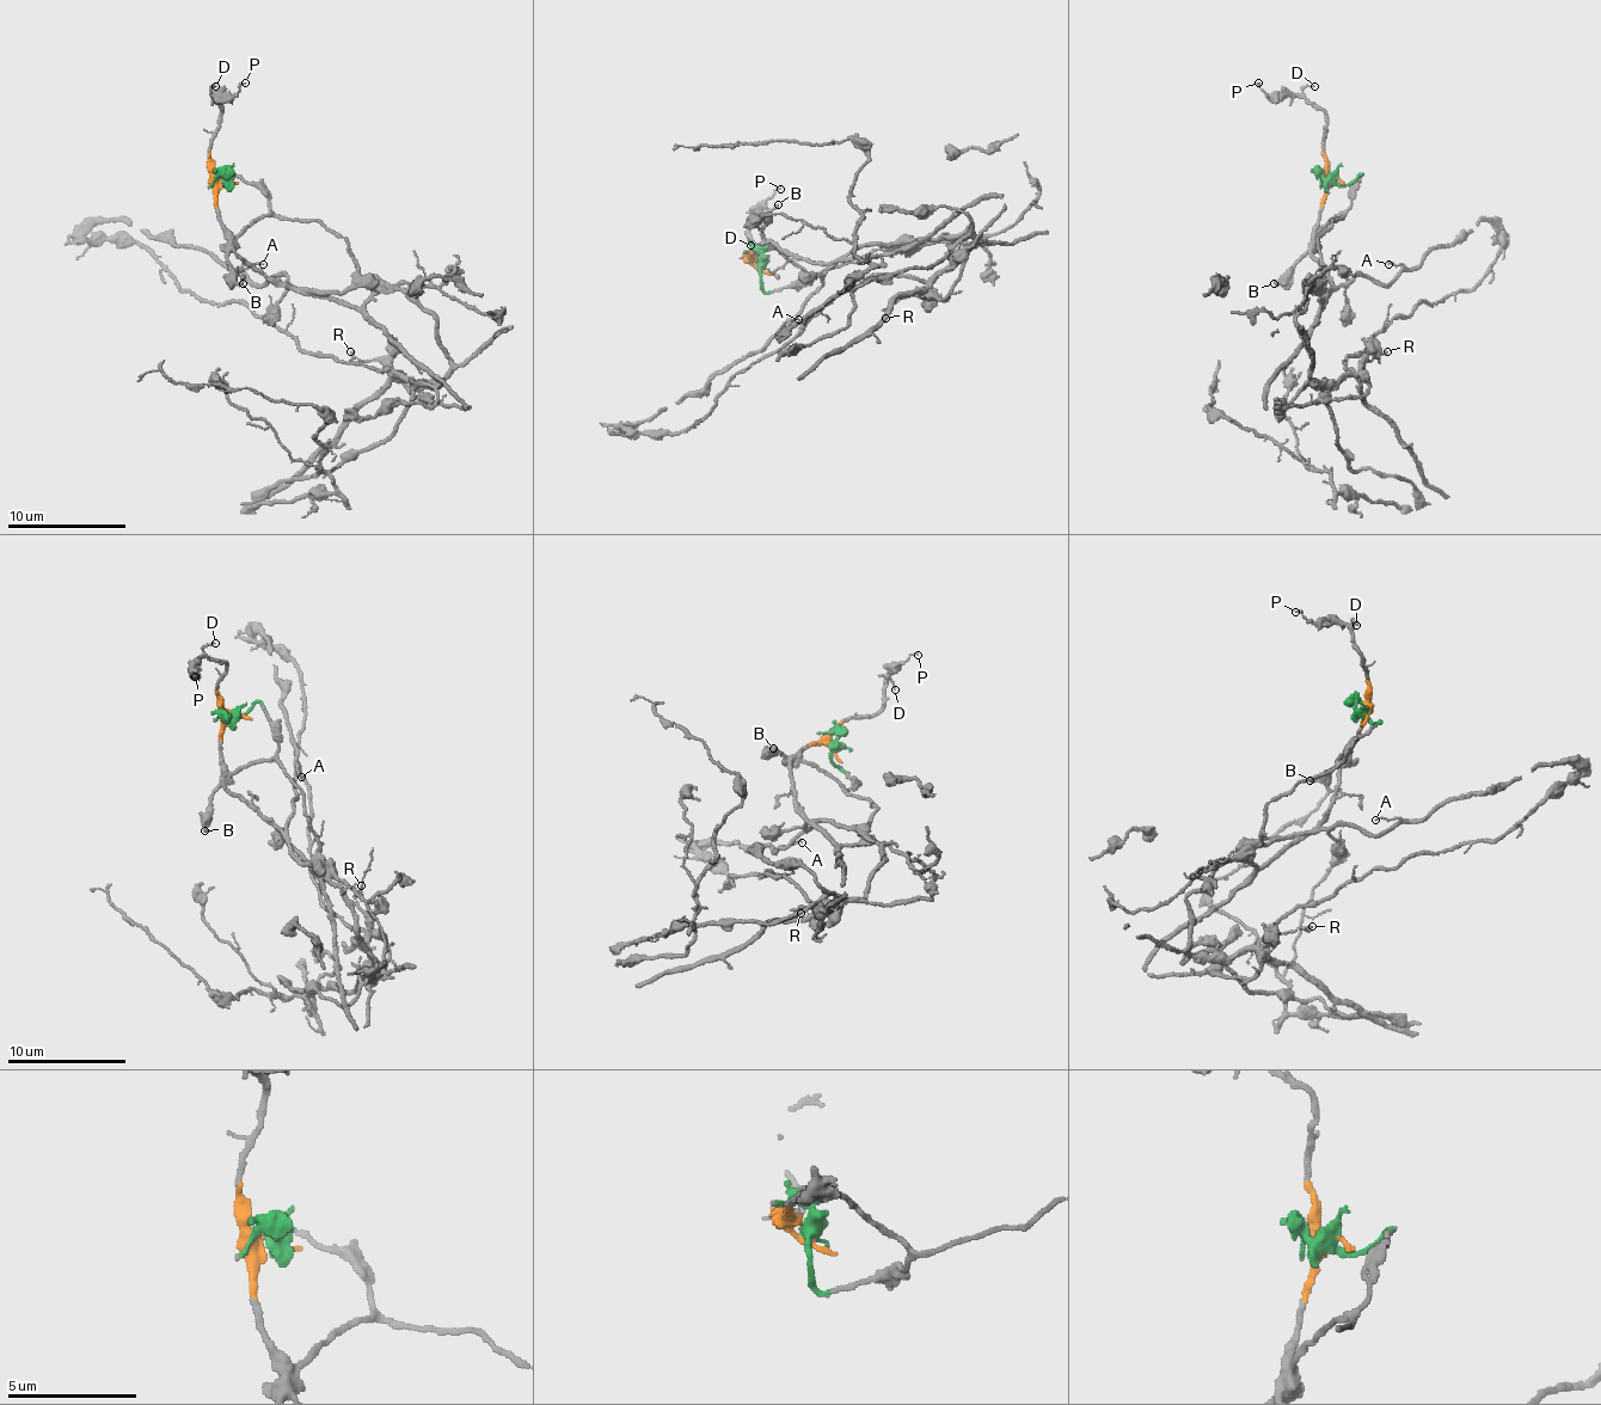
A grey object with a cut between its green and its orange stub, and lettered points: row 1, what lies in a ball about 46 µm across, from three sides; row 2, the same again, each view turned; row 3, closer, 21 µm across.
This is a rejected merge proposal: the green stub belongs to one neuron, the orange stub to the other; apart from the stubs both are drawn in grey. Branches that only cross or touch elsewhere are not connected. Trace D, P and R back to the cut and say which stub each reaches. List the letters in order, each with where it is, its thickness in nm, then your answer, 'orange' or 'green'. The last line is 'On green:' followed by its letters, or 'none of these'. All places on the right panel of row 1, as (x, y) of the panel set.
D: (1314, 86) | 120 nm | orange
P: (1258, 83) | 110 nm | orange
R: (1387, 351) | 90 nm | green
On green: R

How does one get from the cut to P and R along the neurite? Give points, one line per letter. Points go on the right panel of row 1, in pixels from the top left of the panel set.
P: (1337, 177), (1325, 171), (1325, 115), (1301, 97), (1269, 97), (1257, 83)
R: (1337, 177), (1361, 181), (1319, 237), (1299, 337), (1313, 379), (1337, 381), (1387, 351)

